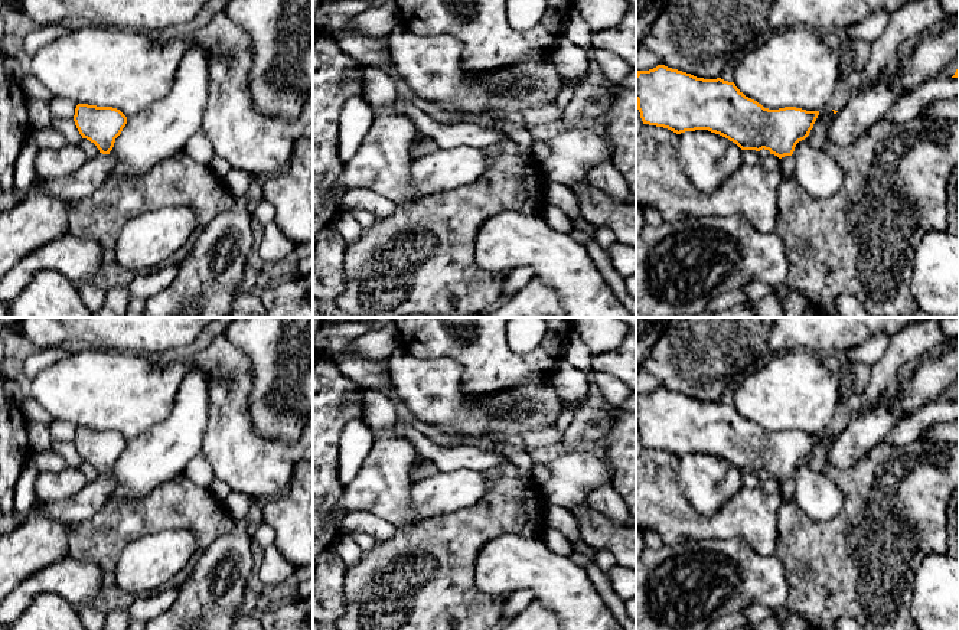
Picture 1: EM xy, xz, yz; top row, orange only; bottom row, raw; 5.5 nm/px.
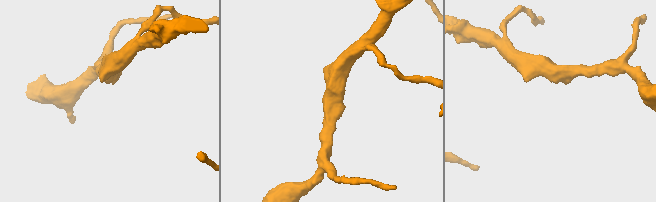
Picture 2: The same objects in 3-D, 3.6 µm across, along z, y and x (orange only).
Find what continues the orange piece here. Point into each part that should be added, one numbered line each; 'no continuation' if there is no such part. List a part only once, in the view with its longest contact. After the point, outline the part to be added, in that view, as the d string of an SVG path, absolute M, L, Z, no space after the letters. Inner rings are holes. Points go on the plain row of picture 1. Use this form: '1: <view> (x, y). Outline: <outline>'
1: yz (786, 486). Outline: M793 479L782 480L780 490L779 490L782 500L793 500L793 489L795 489Z

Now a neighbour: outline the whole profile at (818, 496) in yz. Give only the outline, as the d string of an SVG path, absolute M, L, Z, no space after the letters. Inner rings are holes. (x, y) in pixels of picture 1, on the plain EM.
M805 461L796 467L792 479L793 502L810 520L828 522L842 510L842 492L823 471L813 471Z

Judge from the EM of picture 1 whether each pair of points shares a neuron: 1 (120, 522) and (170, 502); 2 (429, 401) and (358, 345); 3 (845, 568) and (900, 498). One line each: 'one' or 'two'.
1: one
2: two
3: one

